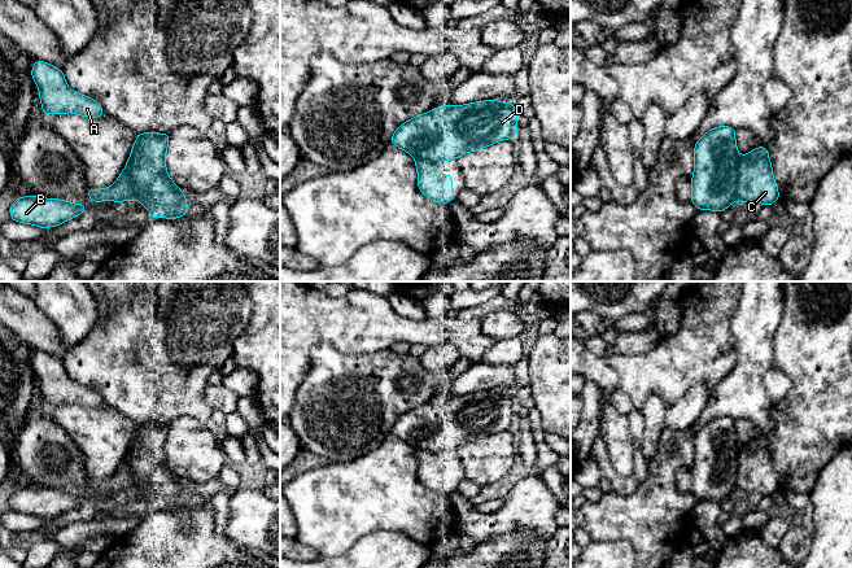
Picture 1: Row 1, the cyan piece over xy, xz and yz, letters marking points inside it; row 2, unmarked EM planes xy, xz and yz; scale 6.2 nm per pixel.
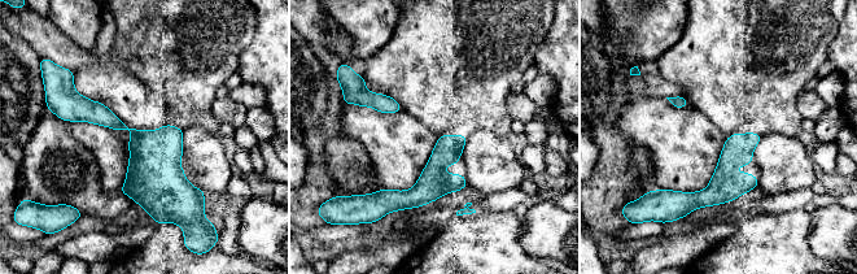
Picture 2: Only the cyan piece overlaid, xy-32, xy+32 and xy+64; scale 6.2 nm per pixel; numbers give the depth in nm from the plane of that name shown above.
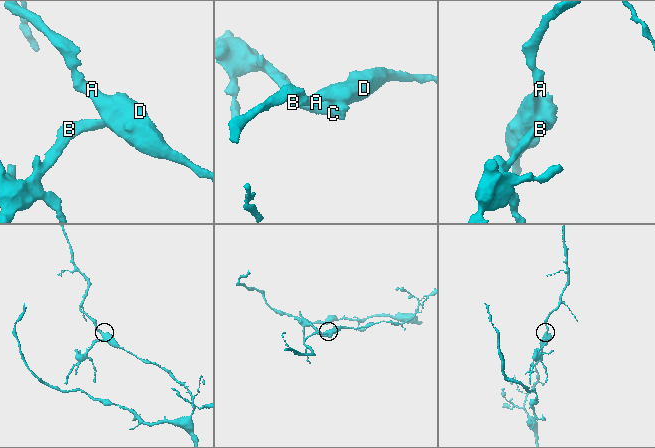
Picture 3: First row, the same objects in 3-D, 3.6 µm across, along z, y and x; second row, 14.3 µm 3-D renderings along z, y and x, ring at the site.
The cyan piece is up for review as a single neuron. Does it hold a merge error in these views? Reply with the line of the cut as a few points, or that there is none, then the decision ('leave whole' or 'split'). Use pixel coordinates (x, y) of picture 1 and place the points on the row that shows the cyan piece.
cut in yz along (739, 157), (737, 199); split

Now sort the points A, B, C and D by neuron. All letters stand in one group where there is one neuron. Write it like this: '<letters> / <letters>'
A D / B C

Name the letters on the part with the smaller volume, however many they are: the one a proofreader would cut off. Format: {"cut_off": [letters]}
{"cut_off": ["B", "C"]}

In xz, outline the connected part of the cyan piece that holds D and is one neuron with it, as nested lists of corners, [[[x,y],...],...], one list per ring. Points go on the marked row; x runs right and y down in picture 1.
[[[498,100],[477,101],[464,105],[433,108],[425,114],[398,126],[390,144],[397,145],[415,160],[447,161],[463,153],[484,149],[494,143],[515,137],[517,134],[517,113],[512,102]]]

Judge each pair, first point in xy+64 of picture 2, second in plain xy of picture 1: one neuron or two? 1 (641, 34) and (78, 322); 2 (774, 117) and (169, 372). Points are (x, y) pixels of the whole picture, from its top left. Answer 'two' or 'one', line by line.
1: one
2: one

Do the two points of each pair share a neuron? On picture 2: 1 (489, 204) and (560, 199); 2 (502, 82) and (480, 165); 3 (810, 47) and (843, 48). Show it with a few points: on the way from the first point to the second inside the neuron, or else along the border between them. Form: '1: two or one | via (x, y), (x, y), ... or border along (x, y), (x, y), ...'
1: one | via (507, 200), (537, 199), (542, 196)
2: two | border along (477, 129), (489, 129), (506, 136)
3: two | border along (840, 20), (838, 33), (826, 59)

